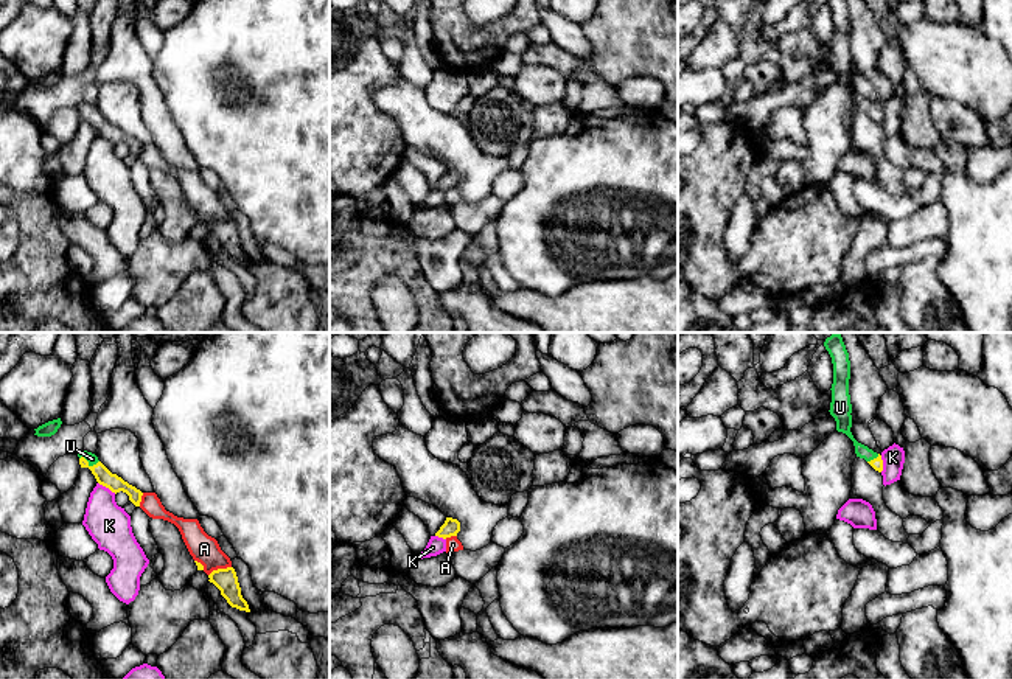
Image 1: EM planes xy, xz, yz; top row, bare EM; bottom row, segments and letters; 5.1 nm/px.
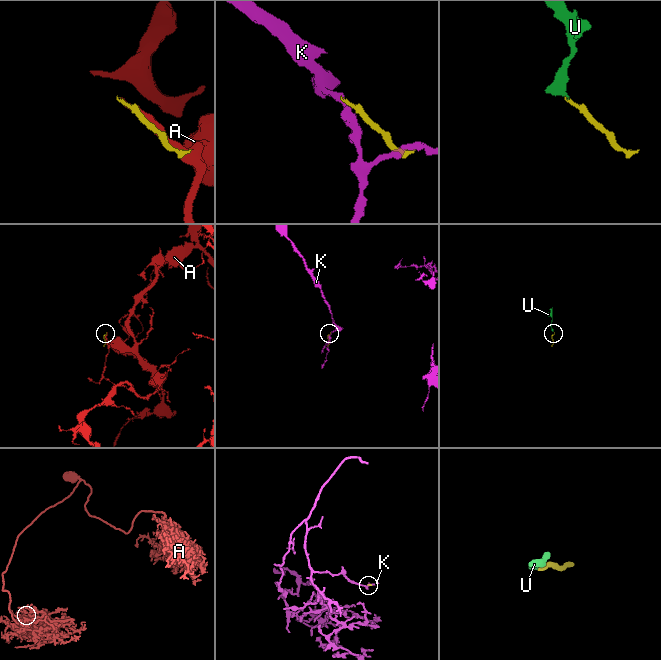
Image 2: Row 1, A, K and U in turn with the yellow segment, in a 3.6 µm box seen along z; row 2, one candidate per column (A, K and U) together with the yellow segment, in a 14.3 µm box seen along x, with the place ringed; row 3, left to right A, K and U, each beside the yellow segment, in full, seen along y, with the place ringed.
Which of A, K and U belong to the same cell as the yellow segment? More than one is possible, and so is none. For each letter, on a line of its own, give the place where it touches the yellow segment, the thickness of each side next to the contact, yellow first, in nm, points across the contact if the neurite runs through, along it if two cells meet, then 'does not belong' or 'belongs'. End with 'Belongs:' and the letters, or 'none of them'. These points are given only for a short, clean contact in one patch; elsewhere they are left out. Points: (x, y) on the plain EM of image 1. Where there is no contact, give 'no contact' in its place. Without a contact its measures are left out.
A: meets yellow in xy at (219, 221); 120 nm thick on the yellow side, 150 nm on the other; does not belong
K: meets yellow in xy at (108, 139); 90 nm thick on the yellow side, 220 nm on the other; does not belong
U: meets yellow in xy at (87, 115); 90 nm thick on the yellow side, 60 nm on the other; runs through xy (103, 128), (87, 115), (92, 111); belongs
Belongs: U

